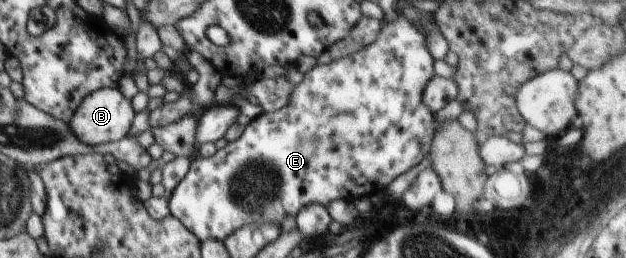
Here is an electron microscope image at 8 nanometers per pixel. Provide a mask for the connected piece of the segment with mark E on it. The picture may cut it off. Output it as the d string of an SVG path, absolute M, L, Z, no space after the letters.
M397 16L393 20L385 20L382 24L378 40L361 49L358 53L334 60L326 65L317 65L313 70L305 74L305 78L295 88L291 88L290 102L283 108L273 113L263 113L246 126L243 134L236 140L228 143L224 148L217 149L216 154L209 158L195 156L191 159L190 169L185 178L173 189L168 198L170 214L183 223L197 238L203 242L205 239L217 239L221 242L237 229L245 225L262 222L275 223L281 228L281 222L286 216L297 216L297 213L306 204L321 204L327 208L331 201L353 201L355 198L373 196L377 192L385 192L385 189L397 176L405 174L413 166L417 166L425 158L432 145L434 131L436 130L435 114L423 102L423 91L427 83L434 77L434 58L426 47L426 31L422 23L409 22L403 16Z

